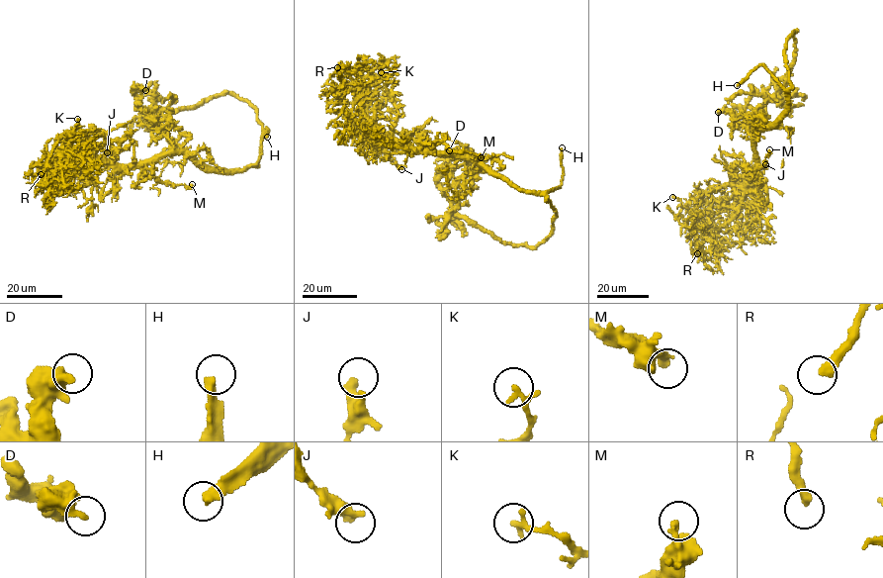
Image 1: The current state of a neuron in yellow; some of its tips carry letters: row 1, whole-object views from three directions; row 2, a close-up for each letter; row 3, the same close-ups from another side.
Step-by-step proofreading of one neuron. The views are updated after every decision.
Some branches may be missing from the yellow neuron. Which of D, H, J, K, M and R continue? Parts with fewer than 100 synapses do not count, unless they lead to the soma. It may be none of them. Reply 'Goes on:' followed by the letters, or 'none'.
Goes on: H

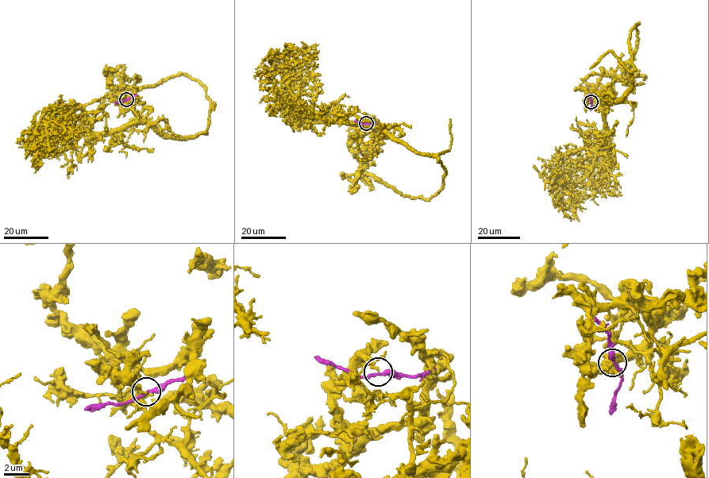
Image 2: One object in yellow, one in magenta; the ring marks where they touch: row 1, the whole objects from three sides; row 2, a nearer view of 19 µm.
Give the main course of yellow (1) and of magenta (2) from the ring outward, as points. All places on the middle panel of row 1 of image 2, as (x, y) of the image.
1: (366, 123), (358, 128), (362, 134), (376, 120), (379, 125), (321, 118), (293, 100), (285, 67), (318, 44)
2: (366, 123), (355, 121)

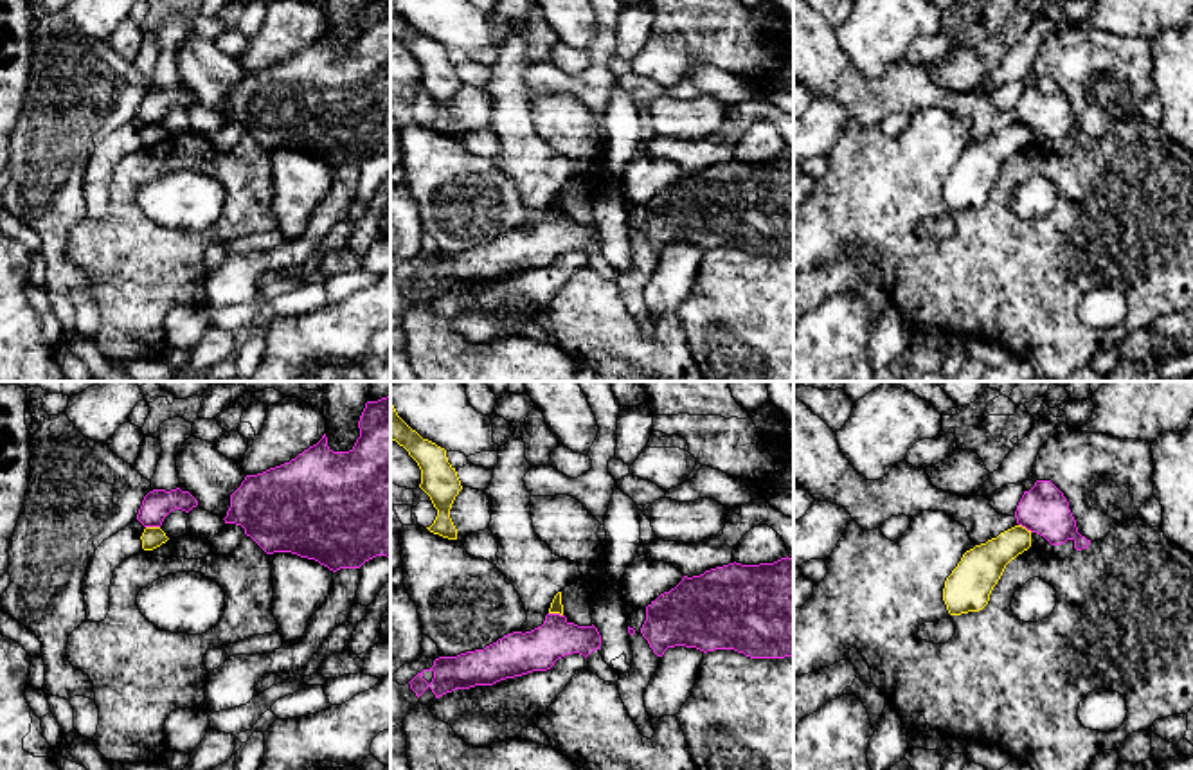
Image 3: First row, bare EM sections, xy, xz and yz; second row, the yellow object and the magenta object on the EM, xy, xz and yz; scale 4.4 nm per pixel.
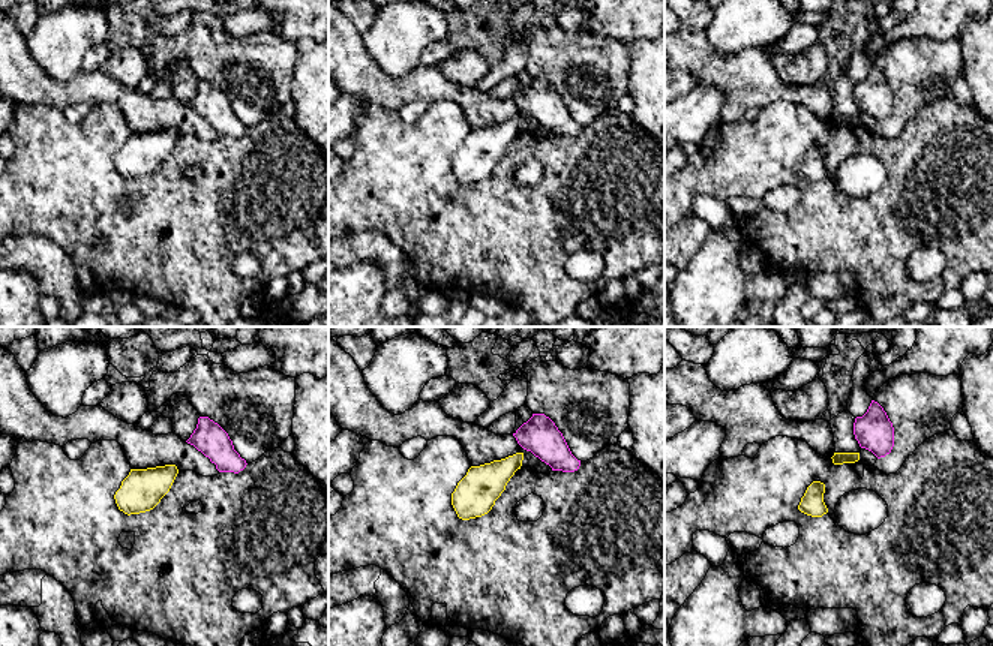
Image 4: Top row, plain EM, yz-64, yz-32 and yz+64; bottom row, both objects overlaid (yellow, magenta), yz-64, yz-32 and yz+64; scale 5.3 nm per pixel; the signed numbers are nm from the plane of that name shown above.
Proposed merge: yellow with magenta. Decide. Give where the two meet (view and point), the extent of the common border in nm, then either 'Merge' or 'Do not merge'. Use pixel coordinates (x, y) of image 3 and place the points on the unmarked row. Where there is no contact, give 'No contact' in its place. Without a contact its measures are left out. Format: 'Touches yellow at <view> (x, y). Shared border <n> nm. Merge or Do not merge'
Touches yellow at xy (153, 125). Shared border 60 nm. Do not merge

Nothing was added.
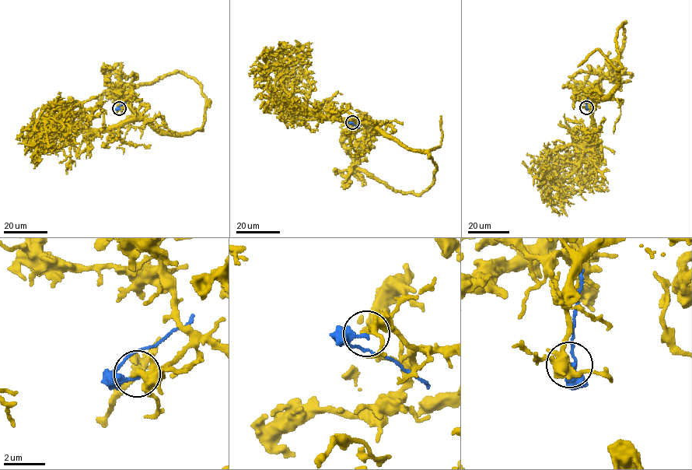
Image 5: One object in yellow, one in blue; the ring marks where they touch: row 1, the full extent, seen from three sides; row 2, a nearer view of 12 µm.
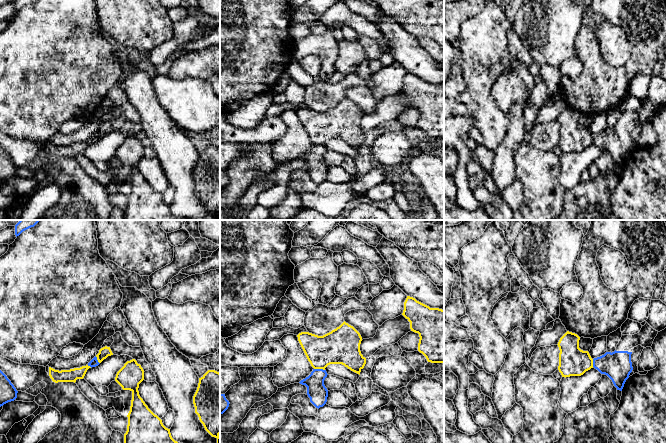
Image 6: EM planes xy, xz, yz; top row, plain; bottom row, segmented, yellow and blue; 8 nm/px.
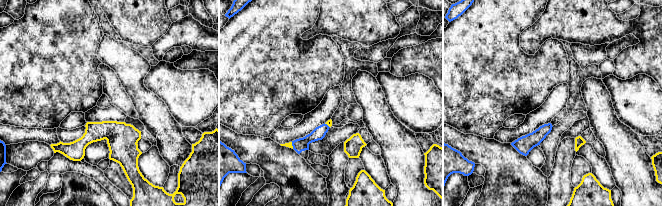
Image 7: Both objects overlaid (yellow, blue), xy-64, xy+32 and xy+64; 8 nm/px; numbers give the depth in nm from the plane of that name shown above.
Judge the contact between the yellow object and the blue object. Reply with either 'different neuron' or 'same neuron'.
different neuron

